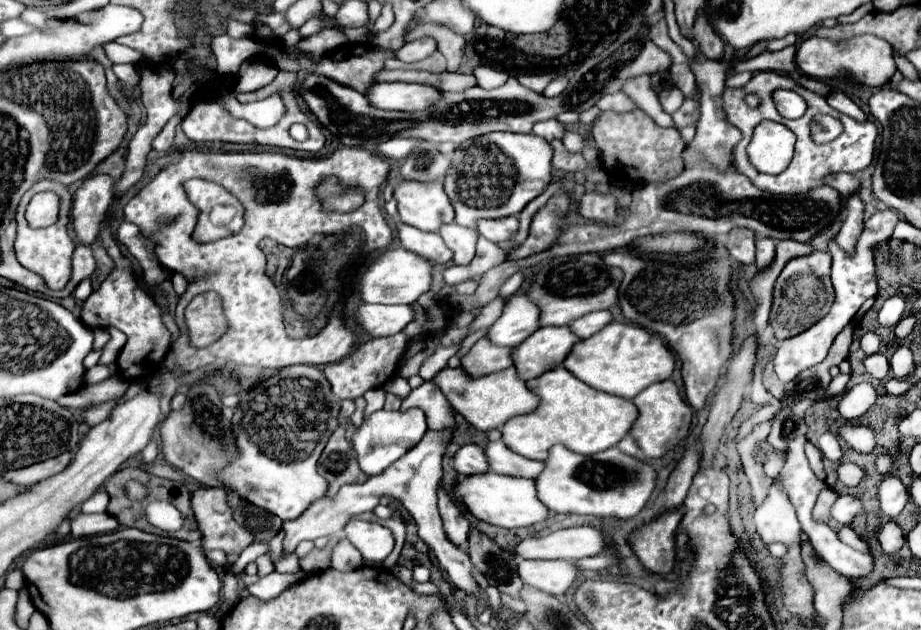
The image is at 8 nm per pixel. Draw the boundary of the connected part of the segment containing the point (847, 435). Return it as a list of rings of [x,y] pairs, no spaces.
[[[842,427],[840,429],[840,435],[860,453],[872,453],[874,449],[874,433],[868,429],[868,427]]]

